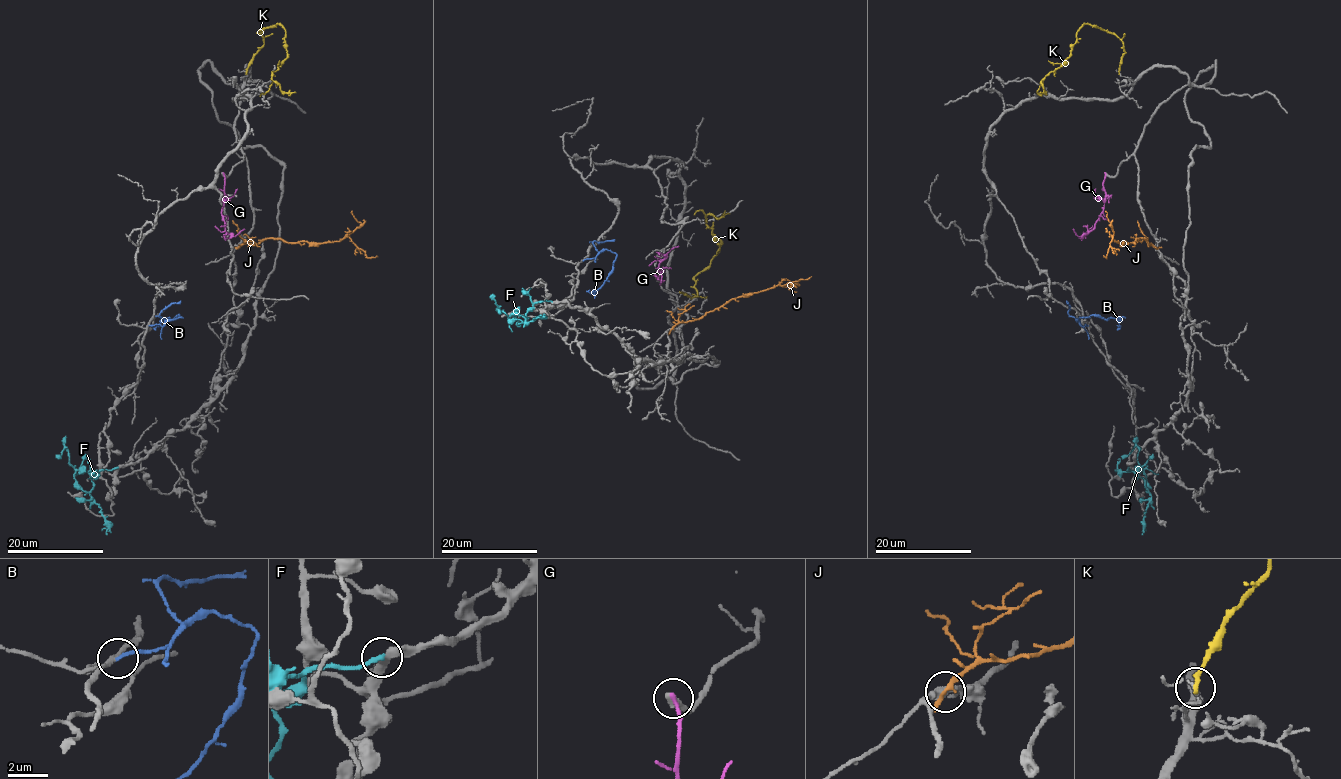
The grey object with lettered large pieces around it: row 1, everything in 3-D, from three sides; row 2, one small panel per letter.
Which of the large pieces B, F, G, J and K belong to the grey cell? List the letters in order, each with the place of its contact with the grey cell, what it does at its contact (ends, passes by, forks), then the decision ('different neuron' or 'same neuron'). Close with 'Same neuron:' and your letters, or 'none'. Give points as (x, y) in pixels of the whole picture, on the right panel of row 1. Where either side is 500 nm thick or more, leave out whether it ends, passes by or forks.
B: meets grey at (1087, 325); it ends there; different neuron
F: meets grey at (1128, 467); it ends there; different neuron
G: meets grey at (1105, 174); it ends there; different neuron
J: meets grey at (1156, 248); it ends there; different neuron
K: meets grey at (1118, 72); it ends there; different neuron
Same neuron: none

